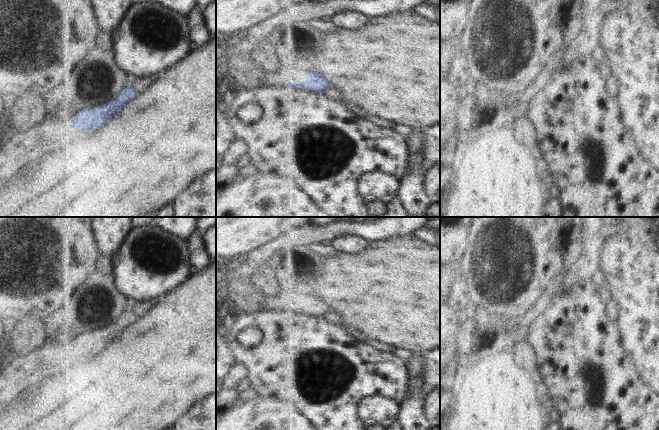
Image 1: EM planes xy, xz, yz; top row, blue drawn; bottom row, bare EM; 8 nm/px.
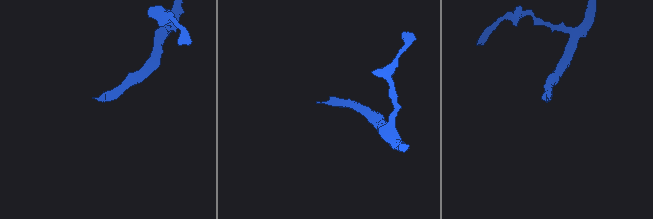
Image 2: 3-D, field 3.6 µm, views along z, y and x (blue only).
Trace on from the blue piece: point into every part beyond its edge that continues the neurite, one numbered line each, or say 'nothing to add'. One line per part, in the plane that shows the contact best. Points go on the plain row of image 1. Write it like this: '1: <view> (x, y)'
1: xz (275, 296)

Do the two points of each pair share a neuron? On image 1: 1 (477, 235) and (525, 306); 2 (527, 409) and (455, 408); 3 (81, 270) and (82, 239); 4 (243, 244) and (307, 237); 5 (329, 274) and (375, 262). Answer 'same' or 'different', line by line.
1: same
2: same
3: same
4: different
5: same

